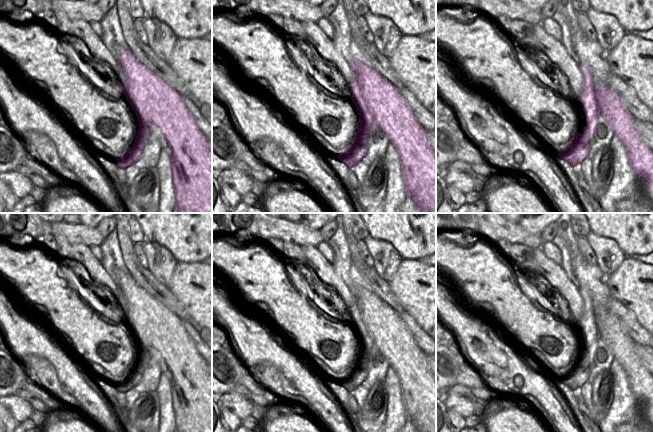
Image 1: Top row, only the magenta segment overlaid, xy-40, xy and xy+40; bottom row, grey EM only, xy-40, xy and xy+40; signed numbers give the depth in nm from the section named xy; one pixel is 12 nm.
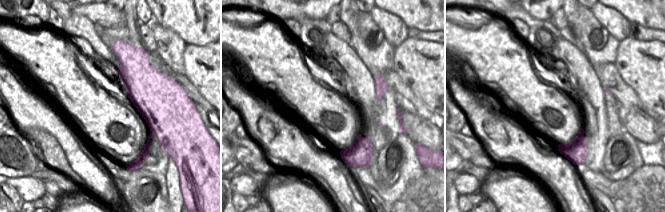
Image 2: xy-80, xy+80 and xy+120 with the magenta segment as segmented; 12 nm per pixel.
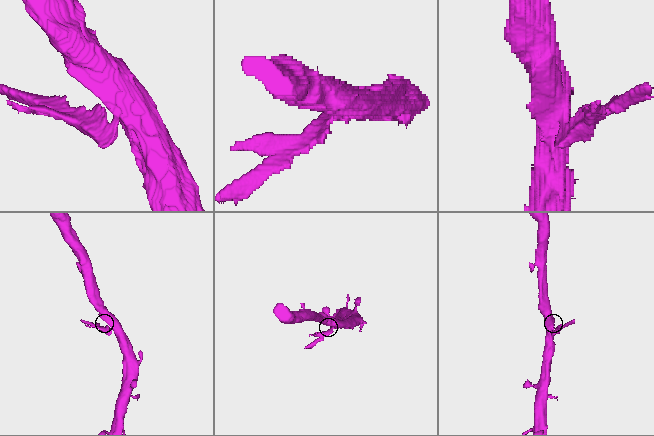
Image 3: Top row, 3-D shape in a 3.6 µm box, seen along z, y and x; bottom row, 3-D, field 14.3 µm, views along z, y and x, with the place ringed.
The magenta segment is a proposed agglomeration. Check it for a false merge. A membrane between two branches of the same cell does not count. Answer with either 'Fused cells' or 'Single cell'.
Fused cells.

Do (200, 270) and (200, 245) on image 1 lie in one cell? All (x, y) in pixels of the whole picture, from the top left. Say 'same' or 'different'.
different

